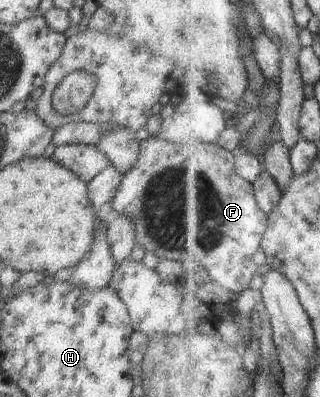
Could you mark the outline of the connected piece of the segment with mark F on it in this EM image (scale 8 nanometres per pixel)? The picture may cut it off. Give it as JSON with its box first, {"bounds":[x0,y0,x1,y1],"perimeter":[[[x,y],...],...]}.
{"bounds":[112,136,269,294],"perimeter":[[[151,136],[140,142],[138,161],[122,176],[112,207],[118,215],[132,221],[136,245],[140,245],[145,253],[154,253],[158,259],[183,262],[203,278],[240,294],[250,289],[258,274],[254,255],[263,249],[269,214],[260,207],[255,184],[240,175],[237,156],[238,153],[220,144],[180,145]]]}

